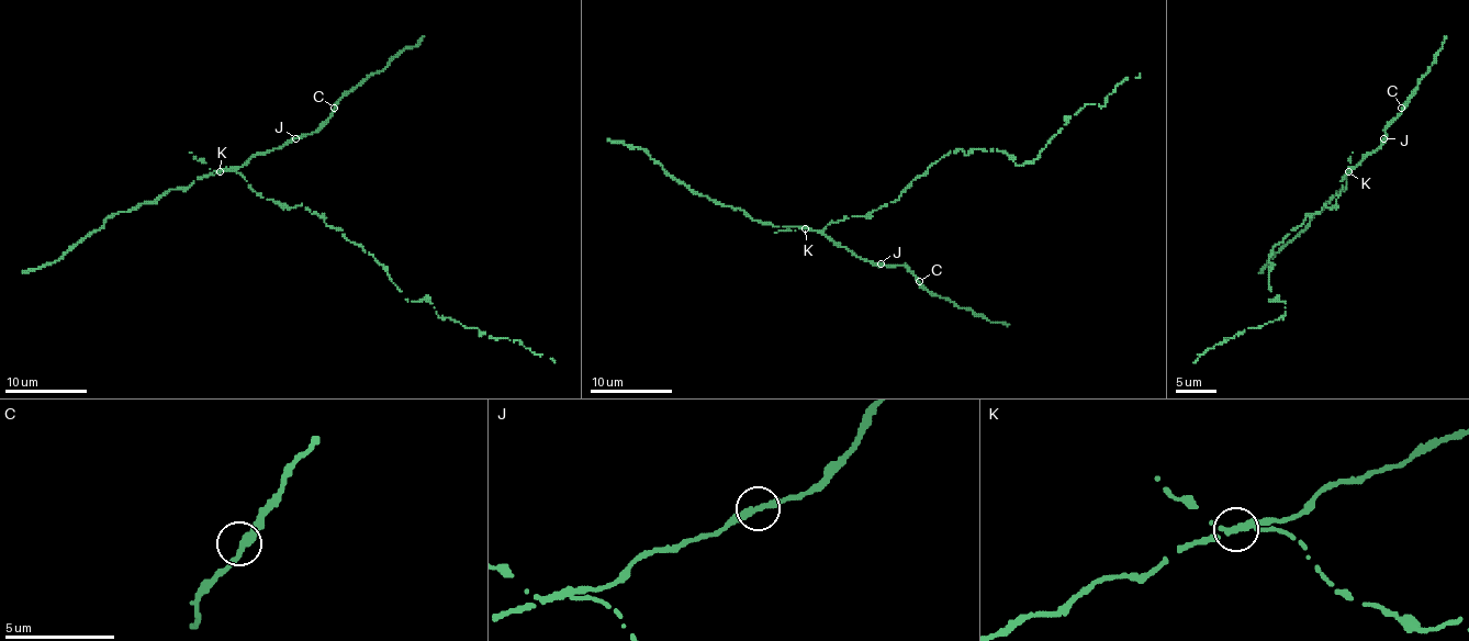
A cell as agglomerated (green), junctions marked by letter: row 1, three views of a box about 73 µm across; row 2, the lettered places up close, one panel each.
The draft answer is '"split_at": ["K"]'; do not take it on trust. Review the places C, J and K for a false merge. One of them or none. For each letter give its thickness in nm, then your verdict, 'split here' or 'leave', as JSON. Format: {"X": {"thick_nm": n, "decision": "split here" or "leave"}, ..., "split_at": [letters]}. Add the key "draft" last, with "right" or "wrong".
{"C": {"thick_nm": 320, "decision": "leave"}, "J": {"thick_nm": 320, "decision": "leave"}, "K": {"thick_nm": 320, "decision": "split here"}, "split_at": ["K"], "draft": "right"}

